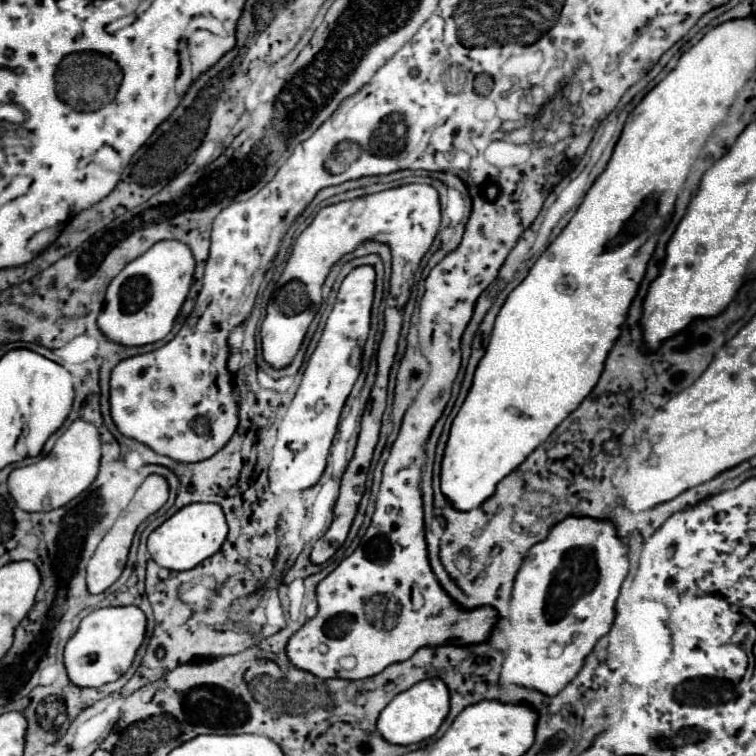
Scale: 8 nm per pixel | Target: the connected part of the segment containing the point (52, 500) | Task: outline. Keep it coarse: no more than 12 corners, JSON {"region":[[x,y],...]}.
{"region":[[78,418],[36,464],[10,472],[26,512],[68,504],[96,478],[101,439]]}

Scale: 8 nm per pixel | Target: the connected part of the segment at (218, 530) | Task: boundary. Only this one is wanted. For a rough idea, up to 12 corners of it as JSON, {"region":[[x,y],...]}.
{"region":[[218,504],[180,508],[148,536],[162,568],[190,570],[224,544]]}

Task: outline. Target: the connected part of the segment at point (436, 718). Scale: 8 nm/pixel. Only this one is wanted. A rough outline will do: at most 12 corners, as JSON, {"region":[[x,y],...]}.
{"region":[[422,680],[380,712],[390,744],[438,732],[450,710],[448,686]]}

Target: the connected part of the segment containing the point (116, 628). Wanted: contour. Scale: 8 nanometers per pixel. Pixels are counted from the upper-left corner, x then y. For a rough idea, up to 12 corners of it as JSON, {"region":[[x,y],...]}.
{"region":[[138,606],[98,608],[64,648],[76,686],[104,686],[146,632]]}

